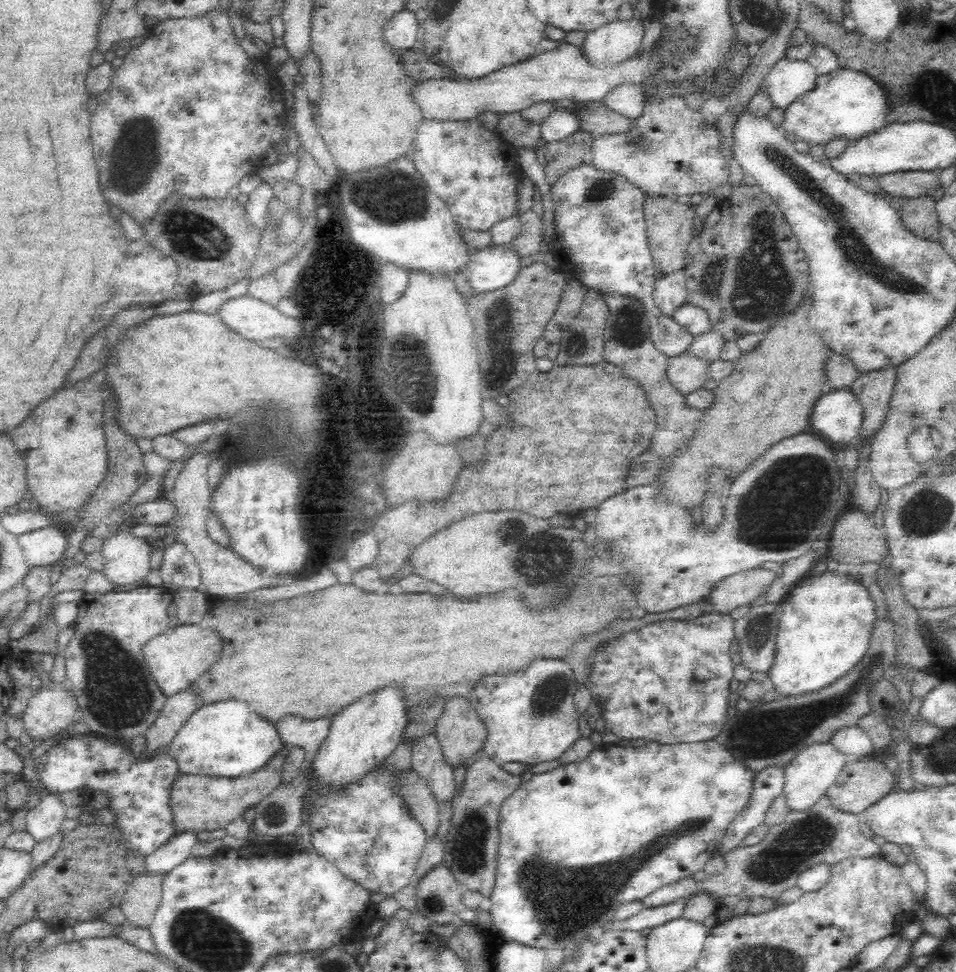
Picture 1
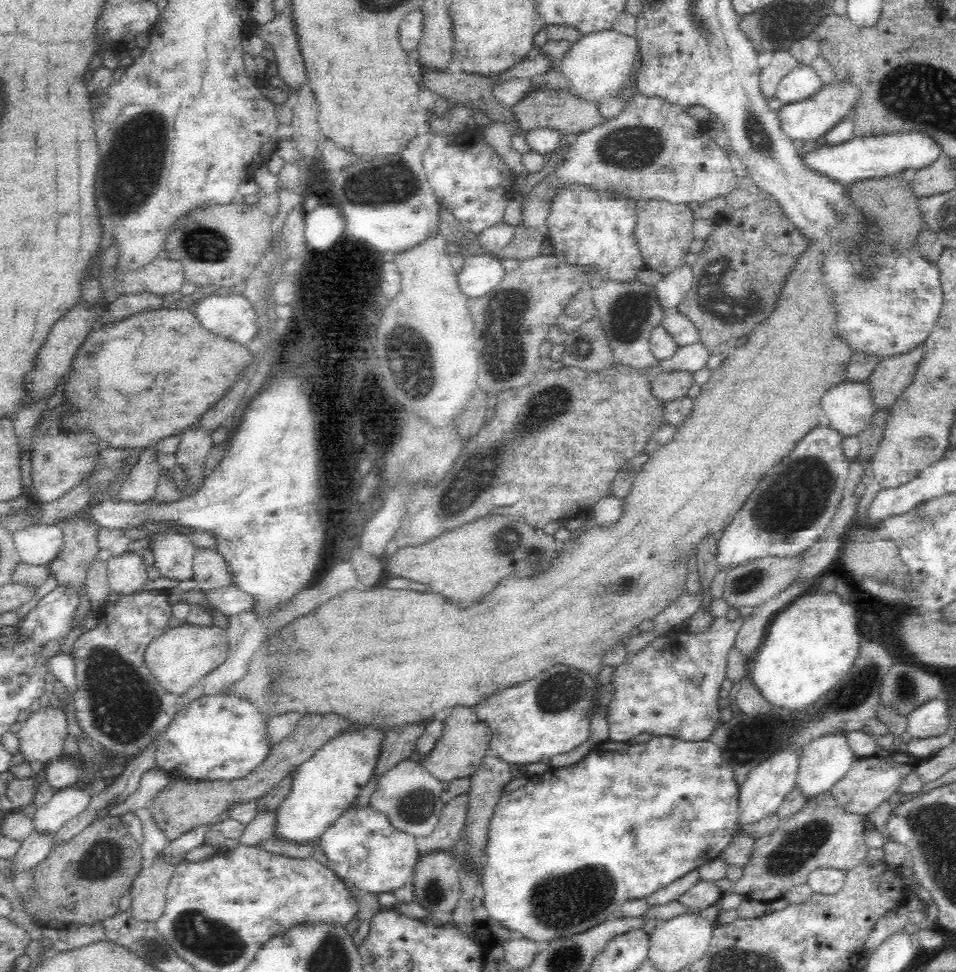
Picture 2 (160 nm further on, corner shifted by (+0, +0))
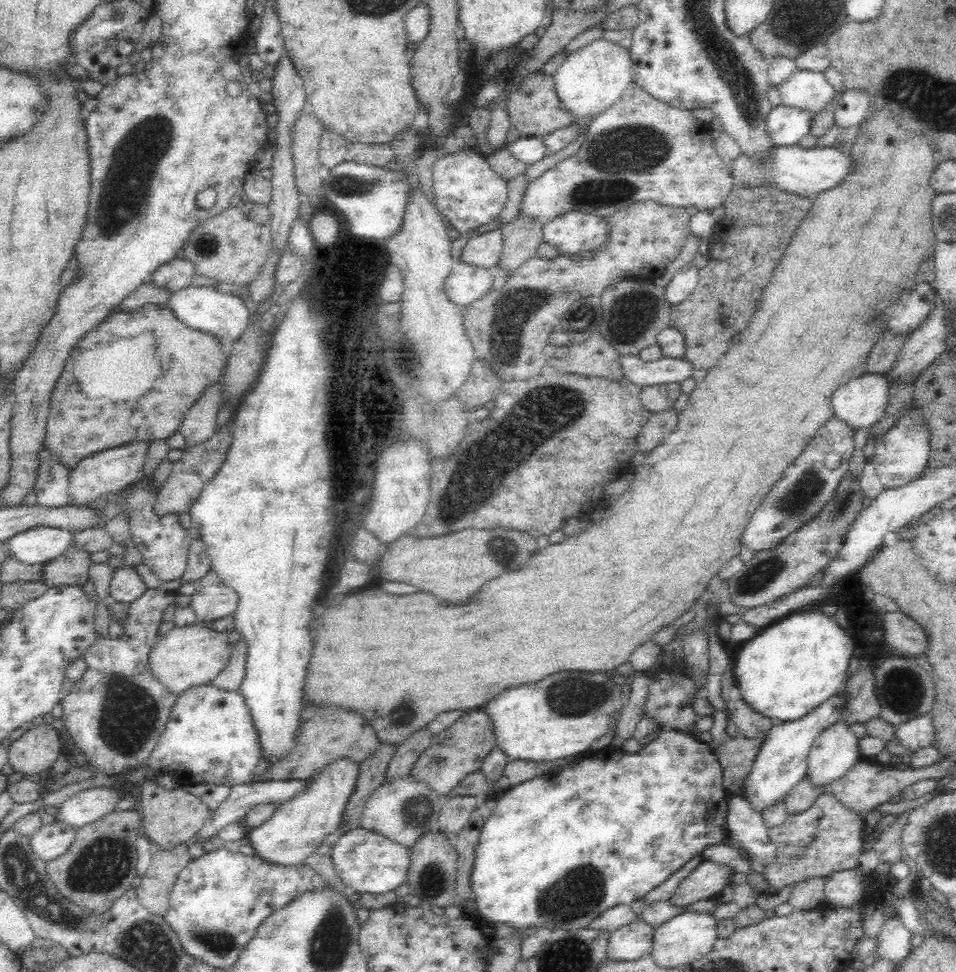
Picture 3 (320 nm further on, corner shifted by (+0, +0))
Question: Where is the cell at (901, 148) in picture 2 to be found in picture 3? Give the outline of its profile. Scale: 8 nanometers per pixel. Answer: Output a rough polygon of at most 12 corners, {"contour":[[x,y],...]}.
{"contour":[[835,144],[777,146],[759,166],[740,154],[735,184],[770,183],[798,196],[852,174],[852,151]]}

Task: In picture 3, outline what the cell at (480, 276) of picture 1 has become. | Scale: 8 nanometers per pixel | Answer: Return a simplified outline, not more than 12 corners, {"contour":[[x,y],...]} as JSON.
{"contour":[[456,263],[446,294],[460,307],[485,296],[495,271]]}

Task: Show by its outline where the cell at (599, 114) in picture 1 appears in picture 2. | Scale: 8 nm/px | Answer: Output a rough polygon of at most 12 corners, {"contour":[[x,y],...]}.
{"contour":[[530,92],[512,110],[524,131],[579,135],[608,122],[596,102]]}

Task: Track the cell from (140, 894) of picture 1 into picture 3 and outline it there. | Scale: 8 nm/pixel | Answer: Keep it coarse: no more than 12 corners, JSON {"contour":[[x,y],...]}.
{"contour":[[181,843],[153,854],[135,890],[163,916],[178,873],[195,853]]}

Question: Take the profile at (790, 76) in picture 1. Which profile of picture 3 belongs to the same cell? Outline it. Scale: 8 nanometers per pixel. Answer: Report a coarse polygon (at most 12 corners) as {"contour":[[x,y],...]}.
{"contour":[[798,69],[780,104],[822,112],[836,92],[822,72]]}

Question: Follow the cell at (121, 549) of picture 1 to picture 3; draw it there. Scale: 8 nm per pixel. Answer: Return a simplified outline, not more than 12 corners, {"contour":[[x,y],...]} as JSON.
{"contour":[[134,565],[114,569],[110,600],[132,602],[146,585]]}

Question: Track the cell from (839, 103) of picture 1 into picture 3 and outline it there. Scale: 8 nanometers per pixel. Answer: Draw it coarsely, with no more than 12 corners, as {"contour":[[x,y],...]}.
{"contour":[[777,103],[768,117],[776,146],[810,134],[816,111]]}

